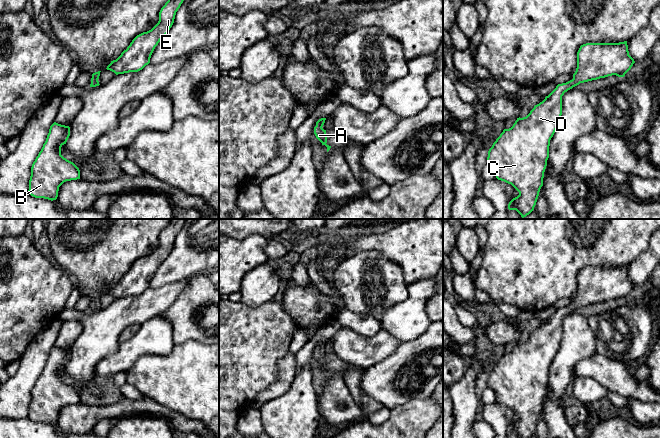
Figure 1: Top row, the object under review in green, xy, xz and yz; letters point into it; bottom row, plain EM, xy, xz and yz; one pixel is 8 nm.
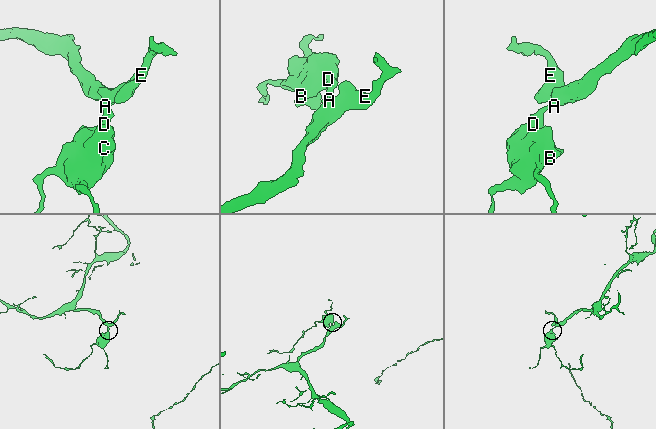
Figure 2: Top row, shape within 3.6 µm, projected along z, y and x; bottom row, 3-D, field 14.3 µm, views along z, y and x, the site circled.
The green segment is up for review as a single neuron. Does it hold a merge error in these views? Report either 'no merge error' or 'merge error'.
no merge error

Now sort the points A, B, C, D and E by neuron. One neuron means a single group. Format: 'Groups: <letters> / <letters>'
Groups: A B C D E

